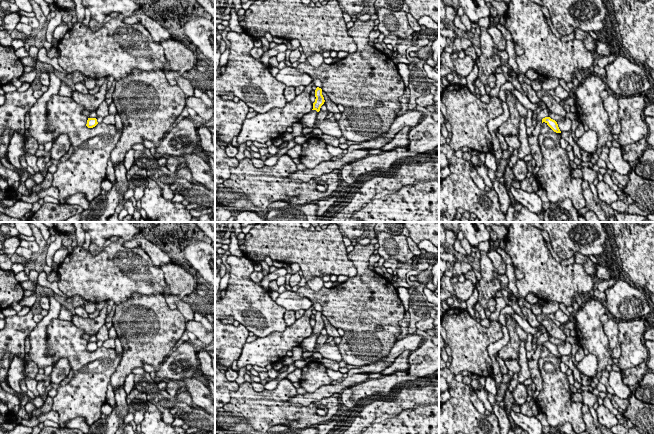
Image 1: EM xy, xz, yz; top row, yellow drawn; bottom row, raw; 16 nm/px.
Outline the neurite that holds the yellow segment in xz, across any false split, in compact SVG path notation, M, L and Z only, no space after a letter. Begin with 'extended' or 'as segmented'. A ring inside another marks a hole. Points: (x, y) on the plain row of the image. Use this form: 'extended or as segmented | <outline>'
as segmented | M317 311L315 314L315 326L313 327L313 333L312 334L316 334L317 336L320 335L321 330L324 328L325 324L324 321L322 319L322 313Z

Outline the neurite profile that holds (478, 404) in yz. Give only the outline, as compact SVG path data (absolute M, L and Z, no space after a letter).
M471 388L471 401L478 412L480 412L481 414L485 413L486 408L483 402L477 397L476 389L474 388Z

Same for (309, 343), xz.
M312 334L311 336L305 338L300 344L301 348L305 348L307 352L311 352L315 349L316 341L318 336L316 334Z

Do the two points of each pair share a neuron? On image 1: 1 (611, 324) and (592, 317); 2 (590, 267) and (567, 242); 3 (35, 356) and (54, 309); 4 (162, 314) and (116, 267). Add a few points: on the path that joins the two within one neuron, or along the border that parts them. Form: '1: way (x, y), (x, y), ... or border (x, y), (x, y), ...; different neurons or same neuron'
1: border (604, 313), (600, 321), (607, 343); different neurons
2: border (572, 256), (575, 253), (582, 253), (587, 256); different neurons
3: way (38, 344), (38, 335), (45, 321); same neuron
4: border (161, 293), (133, 293), (126, 300), (120, 302); different neurons

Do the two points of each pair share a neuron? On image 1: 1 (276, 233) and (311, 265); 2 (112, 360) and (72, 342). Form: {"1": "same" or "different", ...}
{"1": "same", "2": "same"}

